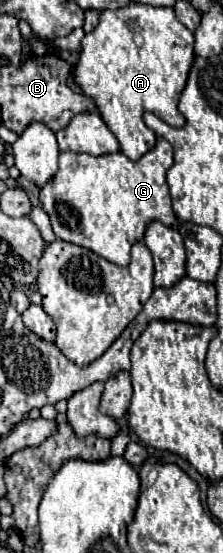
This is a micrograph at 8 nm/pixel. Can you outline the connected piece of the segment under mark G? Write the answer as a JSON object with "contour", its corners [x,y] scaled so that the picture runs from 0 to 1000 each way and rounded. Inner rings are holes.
{"contour":[[[731,248],[713,251],[704,266],[659,273],[623,291],[578,291],[543,273],[525,277],[489,277],[489,280],[390,280],[390,277],[318,277],[318,273],[283,273],[265,280],[265,309],[247,313],[247,320],[175,338],[175,363],[193,382],[220,389],[229,407],[238,407],[238,421],[283,432],[309,436],[327,443],[381,447],[435,461],[453,461],[462,468],[561,483],[578,476],[578,454],[587,443],[605,436],[632,436],[650,410],[677,400],[722,400],[731,407],[758,410],[794,410],[794,392],[776,389],[767,378],[767,356],[758,356],[758,338],[740,327],[740,313],[776,295],[776,266],[731,255]]]}

